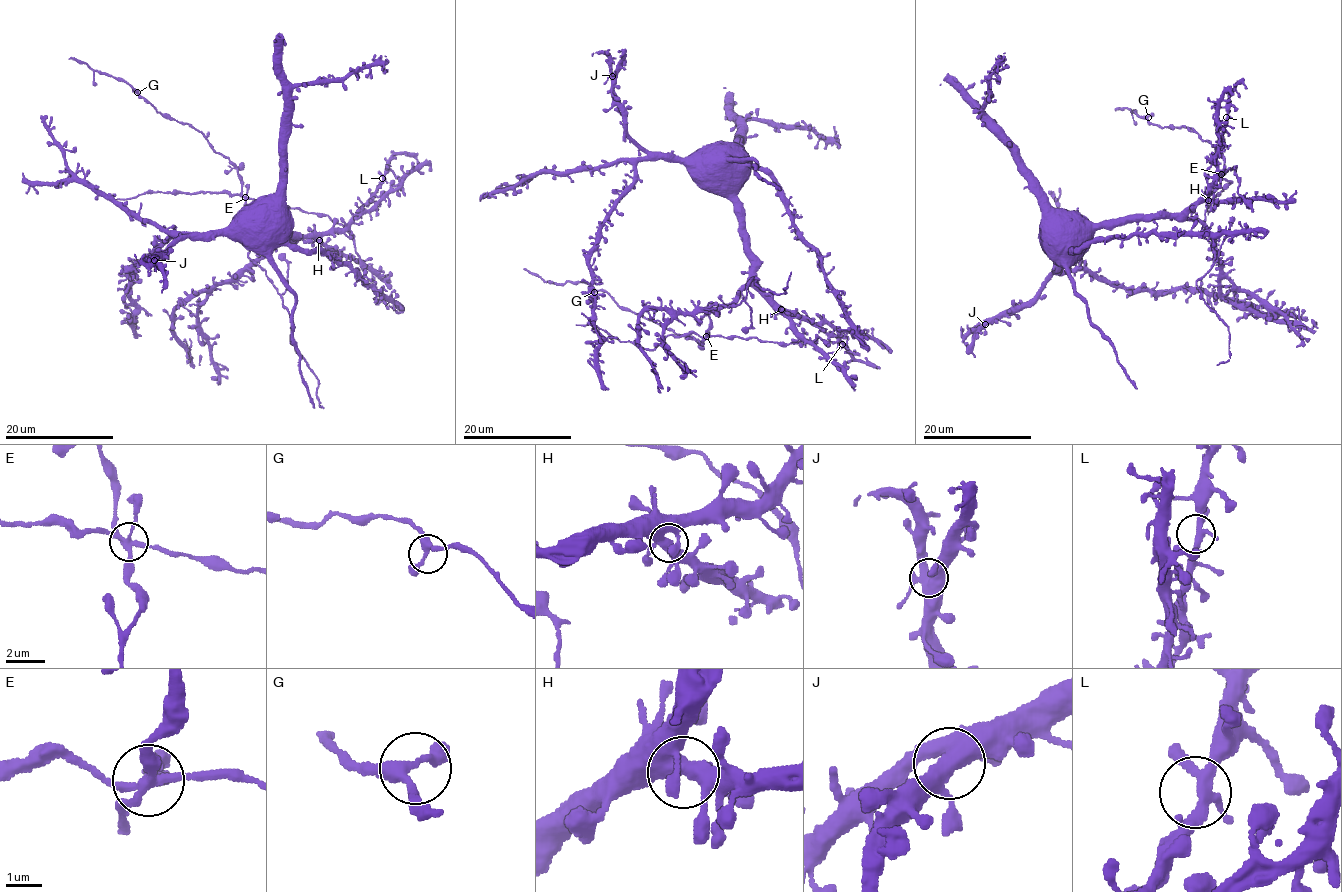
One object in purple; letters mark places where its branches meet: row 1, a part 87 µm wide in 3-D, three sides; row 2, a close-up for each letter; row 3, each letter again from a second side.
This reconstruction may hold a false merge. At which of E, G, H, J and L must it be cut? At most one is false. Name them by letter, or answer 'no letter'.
E

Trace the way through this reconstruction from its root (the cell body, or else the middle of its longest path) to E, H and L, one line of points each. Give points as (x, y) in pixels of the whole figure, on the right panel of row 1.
E: (1066, 250), (1086, 247), (1101, 227), (1162, 217), (1200, 222), (1207, 239), (1202, 229), (1206, 200), (1221, 174)
H: (1066, 250), (1079, 244), (1086, 247), (1091, 235), (1101, 227), (1120, 221), (1181, 217), (1194, 205), (1208, 200)
L: (1066, 250), (1079, 244), (1086, 247), (1101, 227), (1179, 218), (1195, 204), (1216, 173), (1226, 117)

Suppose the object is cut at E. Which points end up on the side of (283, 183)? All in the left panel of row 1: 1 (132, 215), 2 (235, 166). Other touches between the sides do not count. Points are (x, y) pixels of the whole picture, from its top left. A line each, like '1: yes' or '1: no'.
1: yes
2: yes

